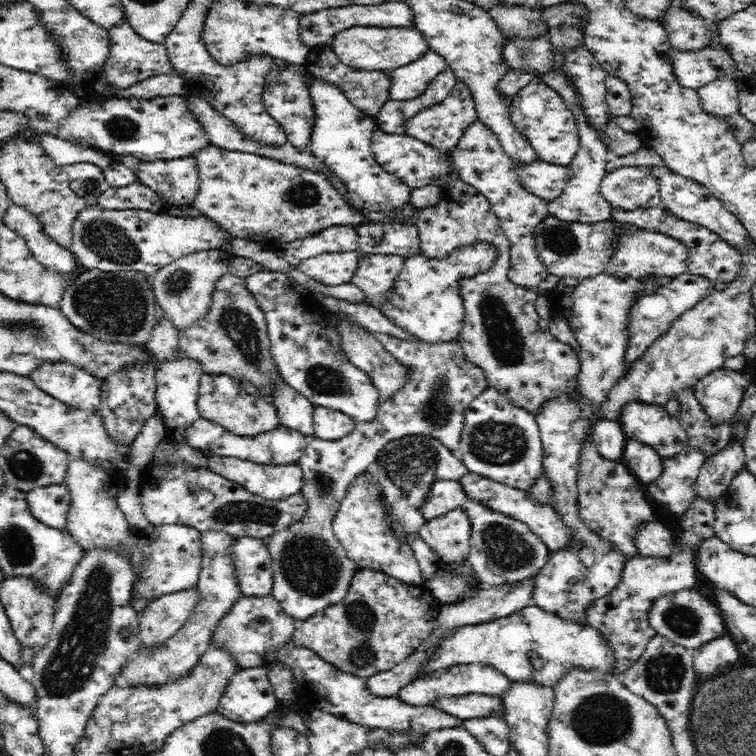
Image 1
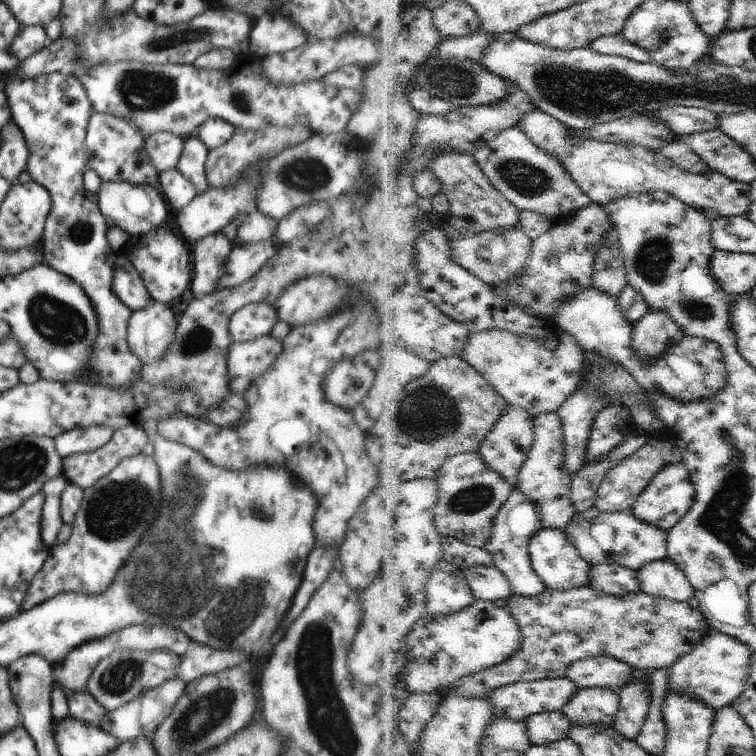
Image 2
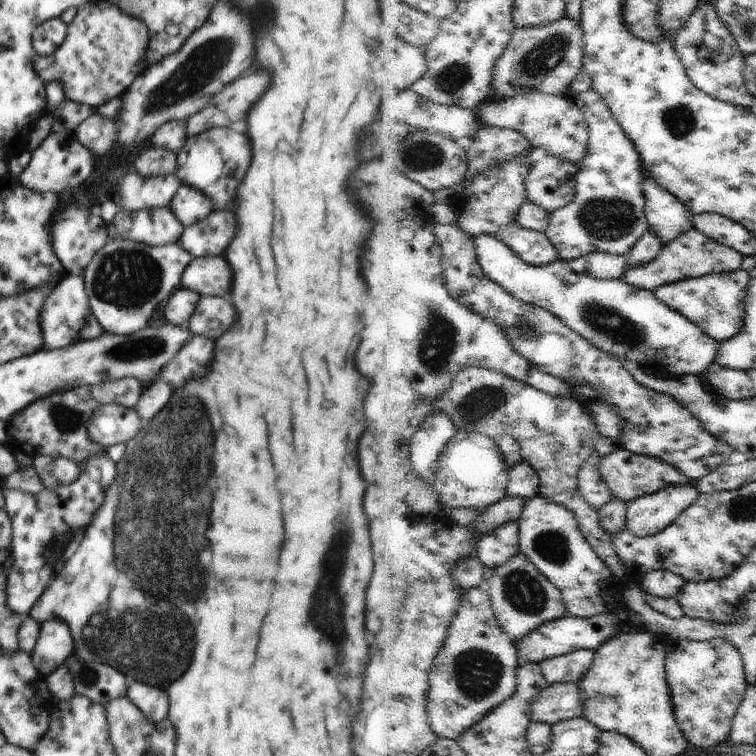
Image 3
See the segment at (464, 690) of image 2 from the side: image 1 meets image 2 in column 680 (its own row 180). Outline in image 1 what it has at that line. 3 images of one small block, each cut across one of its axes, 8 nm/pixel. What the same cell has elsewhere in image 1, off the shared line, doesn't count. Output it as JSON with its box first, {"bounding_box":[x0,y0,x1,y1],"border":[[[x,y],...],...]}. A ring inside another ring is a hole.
{"bounding_box":[601,166,662,210],"border":[[[622,166],[605,172],[601,192],[611,206],[624,210],[662,206],[661,182],[654,166]]]}

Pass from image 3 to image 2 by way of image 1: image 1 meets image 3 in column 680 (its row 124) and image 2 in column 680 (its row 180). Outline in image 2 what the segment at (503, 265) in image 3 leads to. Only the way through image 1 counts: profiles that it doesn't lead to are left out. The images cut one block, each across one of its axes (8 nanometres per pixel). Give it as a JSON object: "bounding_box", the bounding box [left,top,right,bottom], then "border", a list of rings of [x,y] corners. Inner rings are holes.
{"bounding_box":[553,286,728,402],"border":[[[596,286],[580,292],[570,302],[562,304],[553,322],[556,327],[574,334],[580,346],[587,353],[602,354],[626,370],[630,370],[643,387],[654,394],[670,394],[670,398],[684,402],[700,402],[706,398],[716,398],[728,386],[728,364],[718,342],[700,337],[687,337],[670,348],[664,358],[646,364],[634,350],[636,325],[632,324],[620,307],[620,298]]]}

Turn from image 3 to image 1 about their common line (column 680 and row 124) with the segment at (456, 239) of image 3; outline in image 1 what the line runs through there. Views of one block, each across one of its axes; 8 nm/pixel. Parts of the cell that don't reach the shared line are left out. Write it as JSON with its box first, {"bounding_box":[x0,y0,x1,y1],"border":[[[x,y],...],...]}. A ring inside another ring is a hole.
{"bounding_box":[400,81,477,159],"border":[[[458,81],[449,96],[436,104],[430,104],[420,109],[415,116],[406,120],[400,130],[411,139],[416,139],[418,142],[434,149],[439,158],[448,159],[450,151],[462,136],[462,132],[466,131],[467,126],[473,124],[476,120],[477,113],[472,104],[470,90]]]}

